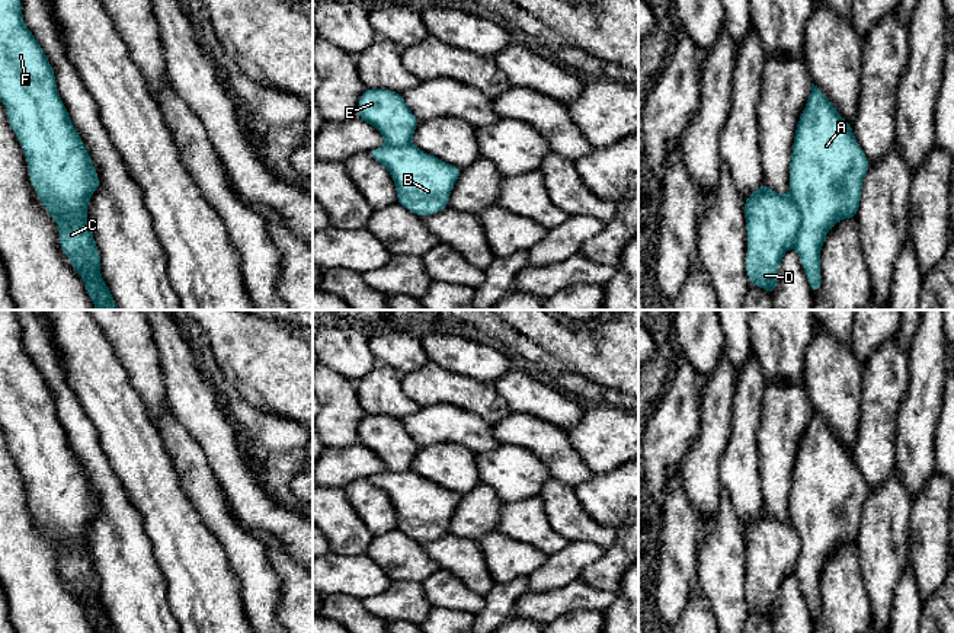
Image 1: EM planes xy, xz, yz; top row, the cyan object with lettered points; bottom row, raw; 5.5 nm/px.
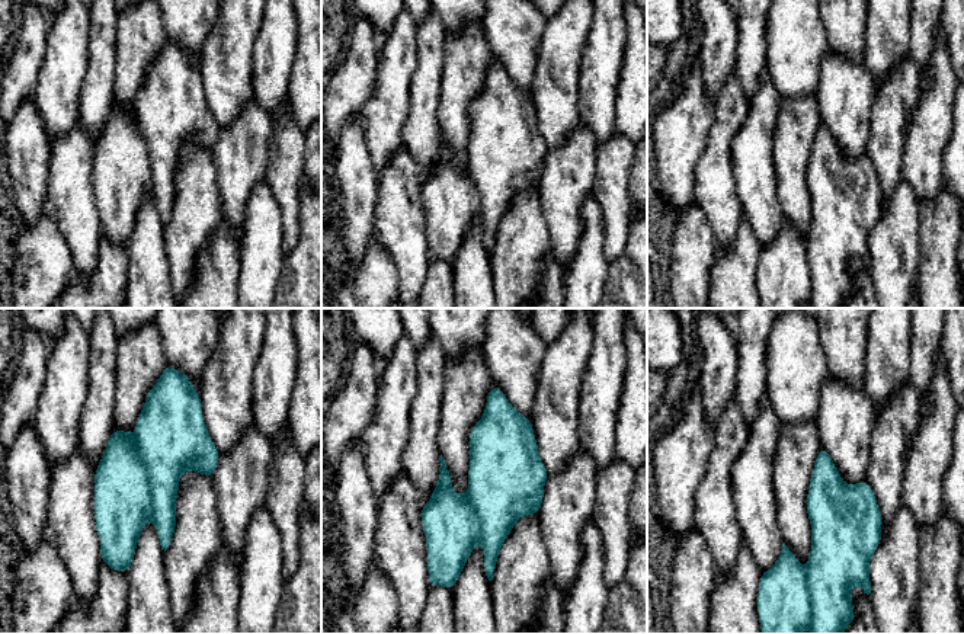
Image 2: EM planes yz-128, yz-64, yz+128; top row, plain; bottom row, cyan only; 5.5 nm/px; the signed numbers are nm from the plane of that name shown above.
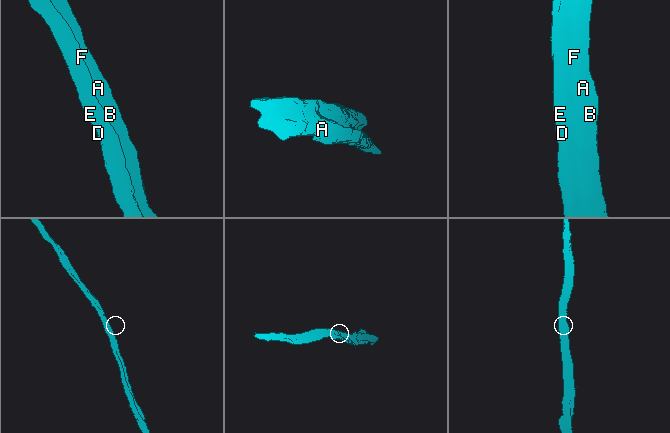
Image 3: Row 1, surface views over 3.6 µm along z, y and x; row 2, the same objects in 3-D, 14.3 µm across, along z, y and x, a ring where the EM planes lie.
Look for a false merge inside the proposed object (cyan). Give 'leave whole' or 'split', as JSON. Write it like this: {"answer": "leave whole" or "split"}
{"answer": "split"}

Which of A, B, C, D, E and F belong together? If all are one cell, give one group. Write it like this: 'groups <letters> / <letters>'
groups A B C F / D E

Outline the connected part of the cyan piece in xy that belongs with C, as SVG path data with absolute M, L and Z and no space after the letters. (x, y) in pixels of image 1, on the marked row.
M0 0L0 99L25 151L31 183L44 208L57 221L60 247L86 281L86 274L100 265L87 218L87 204L100 186L100 179L58 95L54 70L25 25L20 0Z

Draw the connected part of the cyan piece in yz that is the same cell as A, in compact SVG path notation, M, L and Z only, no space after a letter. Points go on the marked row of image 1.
M811 83L795 128L788 185L800 211L795 249L813 294L822 287L825 237L839 220L857 218L868 167L852 127Z

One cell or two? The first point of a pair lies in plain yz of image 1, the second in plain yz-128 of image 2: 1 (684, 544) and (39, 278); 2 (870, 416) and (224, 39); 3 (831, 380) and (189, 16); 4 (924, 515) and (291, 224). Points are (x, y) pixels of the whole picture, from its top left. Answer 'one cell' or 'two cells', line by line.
1: two cells
2: one cell
3: one cell
4: one cell

